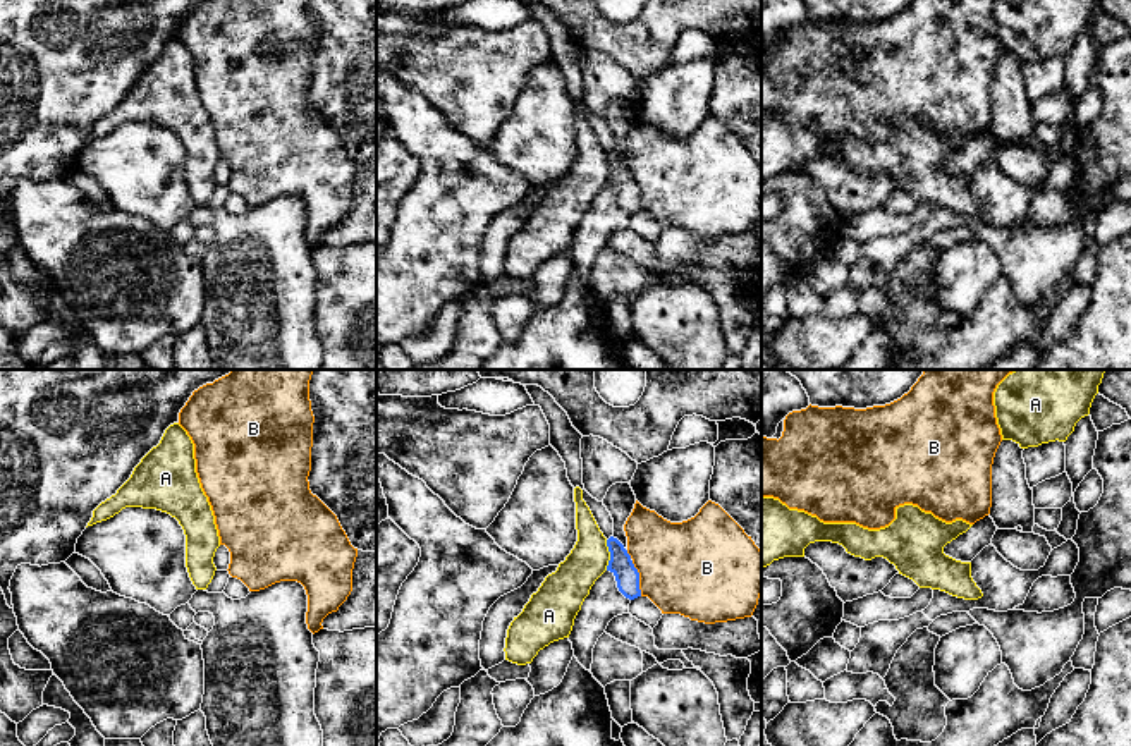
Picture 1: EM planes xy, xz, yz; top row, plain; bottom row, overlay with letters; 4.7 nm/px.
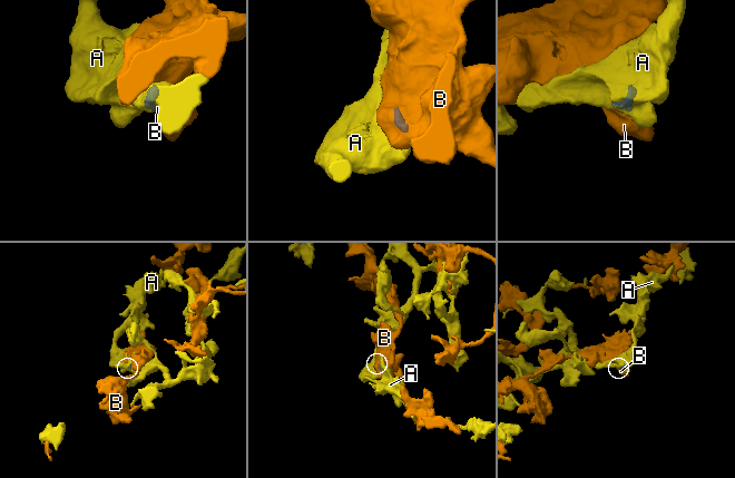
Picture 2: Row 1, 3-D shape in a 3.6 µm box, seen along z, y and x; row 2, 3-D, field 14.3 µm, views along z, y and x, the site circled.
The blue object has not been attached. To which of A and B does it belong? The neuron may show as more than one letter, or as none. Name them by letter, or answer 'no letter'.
no letter

